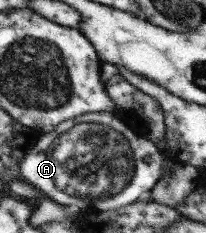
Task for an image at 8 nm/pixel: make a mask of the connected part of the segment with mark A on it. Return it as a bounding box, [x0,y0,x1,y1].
[18,112,167,210]

